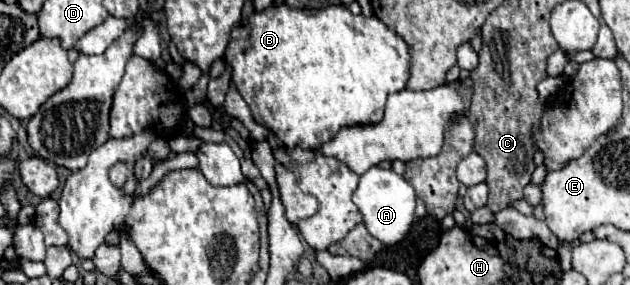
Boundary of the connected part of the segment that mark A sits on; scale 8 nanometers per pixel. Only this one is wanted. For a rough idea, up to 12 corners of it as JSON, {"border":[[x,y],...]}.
{"border":[[377,166],[353,192],[369,234],[403,240],[415,216],[415,190]]}

